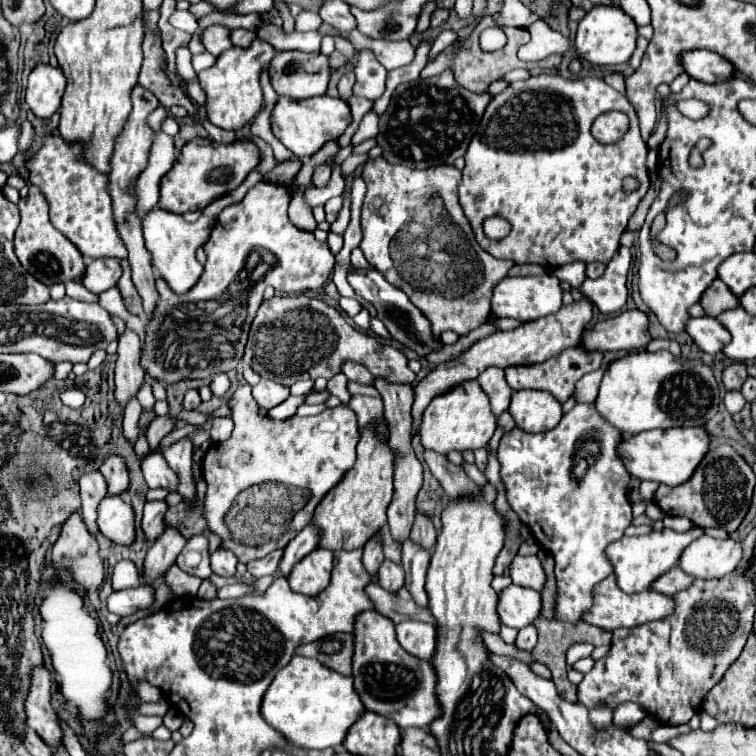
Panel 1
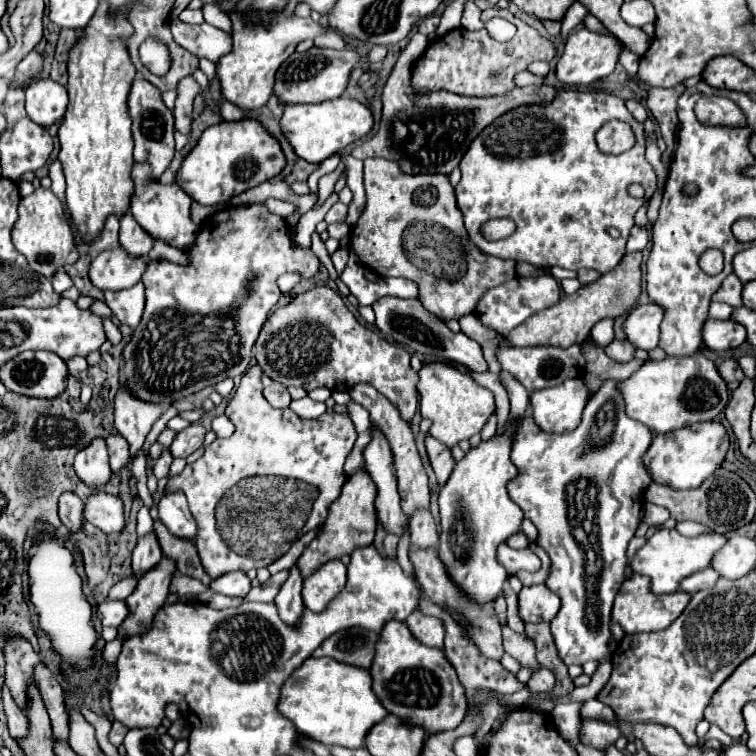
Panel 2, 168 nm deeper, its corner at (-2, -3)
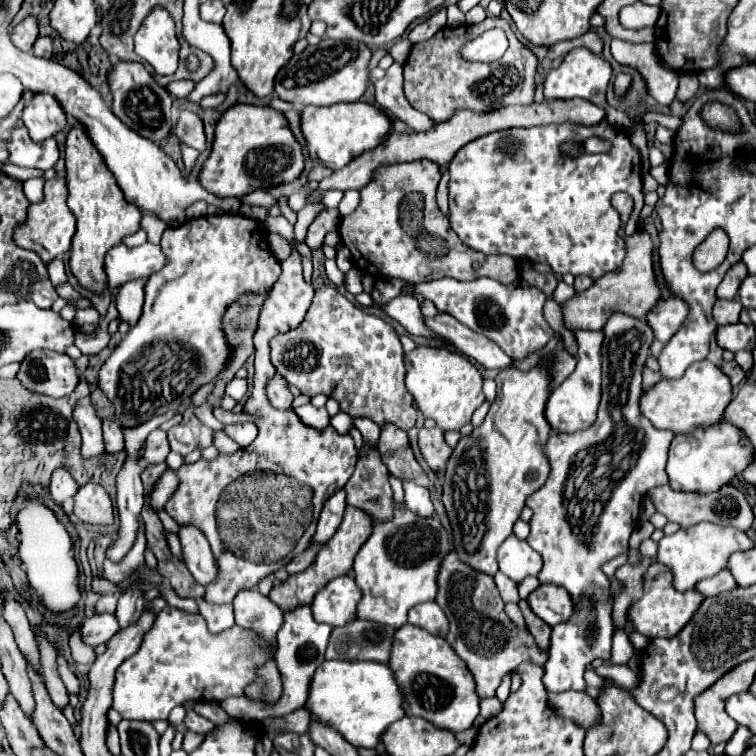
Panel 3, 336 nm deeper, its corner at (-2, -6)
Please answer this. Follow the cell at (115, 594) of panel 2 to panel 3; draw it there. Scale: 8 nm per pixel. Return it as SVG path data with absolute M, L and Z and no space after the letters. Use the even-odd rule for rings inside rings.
M106 594L106 596L102 596L102 598L96 602L94 612L96 612L96 614L104 614L104 612L114 614L114 610L116 610L116 602L118 602L118 596L114 596L114 594Z

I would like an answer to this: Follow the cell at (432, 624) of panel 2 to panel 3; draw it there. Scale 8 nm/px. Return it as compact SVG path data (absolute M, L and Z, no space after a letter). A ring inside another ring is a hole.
M422 602L420 606L414 606L408 612L408 622L442 638L448 632L448 620L436 602Z

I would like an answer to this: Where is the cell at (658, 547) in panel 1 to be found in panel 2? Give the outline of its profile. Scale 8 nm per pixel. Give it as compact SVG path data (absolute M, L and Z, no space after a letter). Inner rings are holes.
M662 529L654 533L644 547L636 551L636 555L630 561L632 573L640 573L650 577L650 591L660 595L660 593L674 593L678 591L678 583L710 565L710 559L714 551L718 551L724 545L726 537L712 533L712 535L700 535L700 537L684 537L676 529Z

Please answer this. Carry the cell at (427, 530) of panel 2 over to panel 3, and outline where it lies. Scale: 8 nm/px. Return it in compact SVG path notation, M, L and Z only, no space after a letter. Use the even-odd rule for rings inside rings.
M402 480L402 486L404 486L404 502L414 514L420 514L420 516L434 514L434 506L428 494L428 488L418 486L416 482L410 482L410 480Z

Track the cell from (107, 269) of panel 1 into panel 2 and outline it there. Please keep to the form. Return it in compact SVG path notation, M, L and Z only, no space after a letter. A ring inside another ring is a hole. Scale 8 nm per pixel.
M122 247L116 251L104 251L90 263L90 281L100 291L128 289L140 281L144 267L144 259L130 257Z

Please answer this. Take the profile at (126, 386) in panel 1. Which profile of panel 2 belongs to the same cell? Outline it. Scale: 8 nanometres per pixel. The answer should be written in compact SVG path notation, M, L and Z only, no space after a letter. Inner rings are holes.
M120 381L116 399L114 399L114 425L116 431L130 443L132 457L144 445L144 439L152 423L163 413L162 407L154 403L144 403L142 399L132 399L132 391Z

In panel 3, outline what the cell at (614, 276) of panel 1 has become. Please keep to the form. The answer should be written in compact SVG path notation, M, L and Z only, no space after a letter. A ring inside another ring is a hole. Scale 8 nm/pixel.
M572 330L574 338L578 342L578 364L576 370L552 390L548 404L546 404L546 420L556 432L578 432L596 420L596 410L600 404L600 382L602 382L602 372L600 372L600 346L604 340L602 332L592 332L592 330Z

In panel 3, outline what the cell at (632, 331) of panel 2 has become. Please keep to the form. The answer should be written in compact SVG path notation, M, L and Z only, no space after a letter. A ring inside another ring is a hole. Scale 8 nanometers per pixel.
M670 296L656 304L656 308L648 314L648 322L656 338L668 342L678 332L686 316L688 316L688 304L678 296Z

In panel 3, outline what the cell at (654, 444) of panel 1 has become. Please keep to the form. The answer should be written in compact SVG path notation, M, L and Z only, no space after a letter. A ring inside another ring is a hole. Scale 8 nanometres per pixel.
M718 422L716 426L696 430L692 434L678 434L672 440L670 452L668 452L668 466L666 472L670 476L670 486L678 492L700 492L708 494L714 490L720 490L720 486L730 484L730 480L746 466L752 462L752 442L748 442L748 436L728 424L728 422Z

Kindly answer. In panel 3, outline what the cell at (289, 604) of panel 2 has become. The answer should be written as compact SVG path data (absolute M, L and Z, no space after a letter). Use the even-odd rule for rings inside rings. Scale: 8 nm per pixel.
M296 608L284 614L284 624L278 632L278 652L276 652L276 664L282 674L284 694L276 704L272 704L274 710L296 710L296 706L306 704L310 680L316 668L324 662L324 652L328 646L330 632L332 632L332 626L318 624L312 618L310 608Z

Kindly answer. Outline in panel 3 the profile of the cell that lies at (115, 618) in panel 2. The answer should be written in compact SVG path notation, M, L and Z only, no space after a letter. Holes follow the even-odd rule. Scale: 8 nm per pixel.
M100 614L92 616L82 624L82 642L96 648L98 644L106 644L118 632L116 616L114 614Z

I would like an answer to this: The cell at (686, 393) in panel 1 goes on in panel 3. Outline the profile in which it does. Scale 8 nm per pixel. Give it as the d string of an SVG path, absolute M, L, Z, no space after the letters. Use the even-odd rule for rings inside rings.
M702 360L692 364L680 380L660 380L652 388L644 390L640 410L658 430L682 434L692 432L696 428L708 428L720 422L730 400L732 400L732 386L726 374L710 360Z

